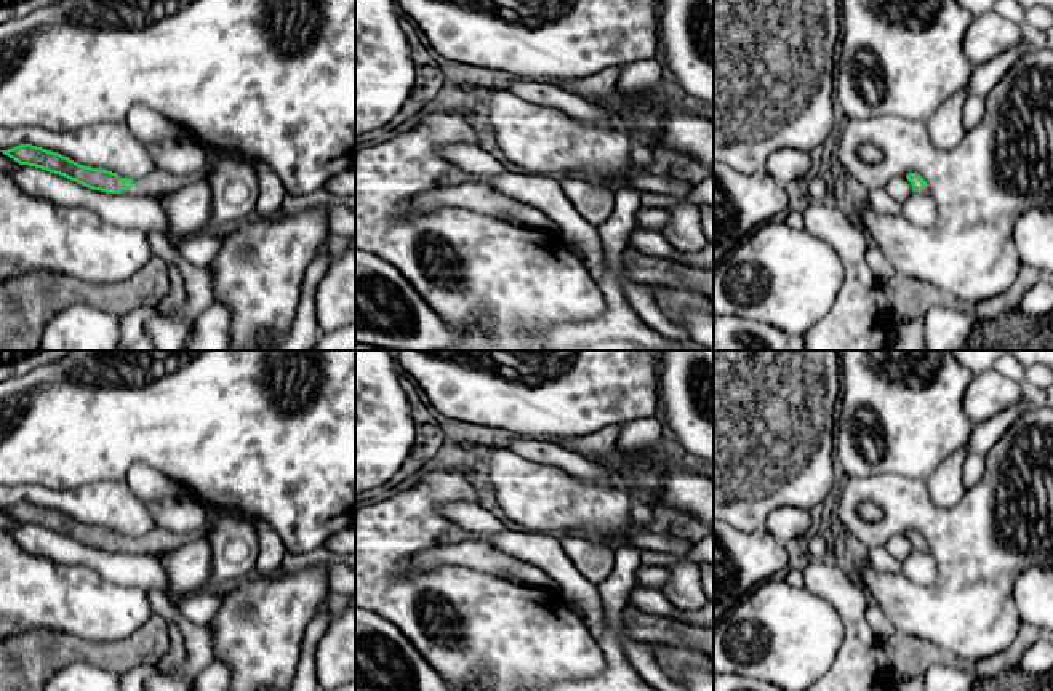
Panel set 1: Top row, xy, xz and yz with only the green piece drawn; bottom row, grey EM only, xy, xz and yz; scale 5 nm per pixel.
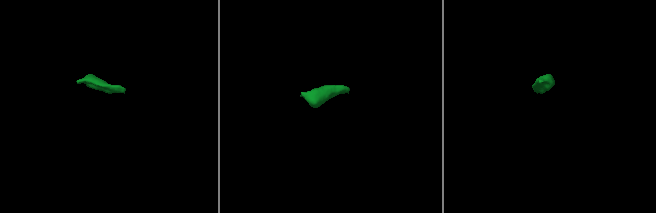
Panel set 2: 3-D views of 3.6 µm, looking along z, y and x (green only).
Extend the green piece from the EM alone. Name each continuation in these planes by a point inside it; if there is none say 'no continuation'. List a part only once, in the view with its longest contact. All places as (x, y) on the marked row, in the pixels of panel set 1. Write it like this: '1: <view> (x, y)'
1: xy (160, 181)

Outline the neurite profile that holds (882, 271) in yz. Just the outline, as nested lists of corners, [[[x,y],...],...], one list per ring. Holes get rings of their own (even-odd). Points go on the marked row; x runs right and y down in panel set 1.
[[[869,243],[866,251],[866,264],[872,272],[874,278],[885,288],[896,274],[888,259],[883,256],[882,250],[872,243]]]

